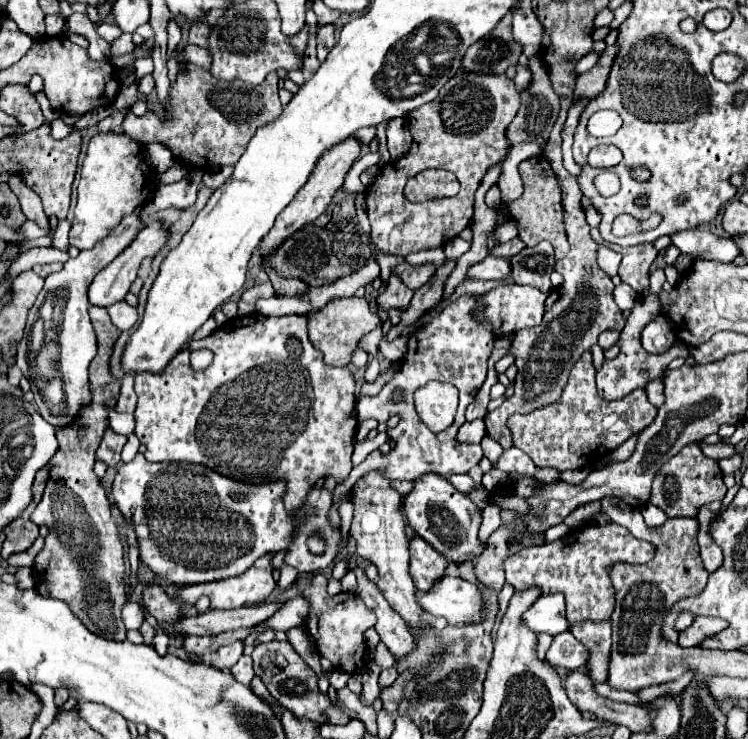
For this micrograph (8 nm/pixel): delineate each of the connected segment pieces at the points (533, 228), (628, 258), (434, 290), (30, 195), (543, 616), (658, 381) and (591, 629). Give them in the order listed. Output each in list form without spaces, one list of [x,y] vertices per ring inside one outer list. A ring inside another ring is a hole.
[[[534,156],[520,162],[520,176],[524,182],[524,194],[510,204],[508,214],[512,220],[520,224],[518,238],[526,242],[526,246],[536,246],[542,240],[548,240],[556,250],[556,260],[562,260],[570,252],[570,244],[564,230],[564,208],[562,208],[562,188],[558,178],[546,156]]]
[[[652,243],[640,244],[640,246],[630,246],[630,248],[620,248],[616,244],[606,244],[608,248],[616,250],[622,254],[622,264],[620,264],[620,280],[628,286],[632,286],[642,298],[650,294],[650,276],[648,270],[658,255],[658,251]]]
[[[446,260],[436,270],[436,274],[430,278],[430,282],[426,282],[420,290],[416,290],[410,306],[406,308],[406,312],[402,312],[402,322],[388,332],[388,338],[398,338],[402,334],[404,326],[418,322],[426,310],[430,310],[432,306],[436,306],[436,302],[440,302],[440,298],[444,294],[444,284],[446,284],[450,272],[454,270],[454,266],[456,266],[456,260]]]
[[[12,176],[12,178],[8,180],[8,186],[10,186],[10,190],[18,196],[20,206],[22,206],[22,212],[26,214],[26,218],[28,218],[28,220],[34,220],[40,228],[52,230],[50,220],[48,220],[48,216],[44,214],[44,210],[42,210],[42,206],[40,206],[38,194],[32,192],[32,190],[24,184],[24,180],[22,180],[20,176]]]
[[[544,594],[540,596],[532,610],[524,614],[524,624],[532,628],[532,632],[540,634],[560,634],[568,632],[568,620],[566,620],[566,606],[564,606],[564,594]]]
[[[654,378],[652,382],[648,382],[646,384],[646,394],[648,394],[648,400],[654,406],[662,406],[664,404],[664,384],[662,384],[662,378]]]
[[[584,620],[570,626],[570,632],[588,648],[590,660],[588,660],[588,676],[600,684],[608,678],[608,658],[610,658],[610,626],[612,620],[592,622]]]

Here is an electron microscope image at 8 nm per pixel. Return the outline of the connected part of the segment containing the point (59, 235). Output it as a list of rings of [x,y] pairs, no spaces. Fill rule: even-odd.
[[[60,220],[56,230],[52,232],[52,246],[60,250],[68,250],[68,232],[70,232],[70,220]]]

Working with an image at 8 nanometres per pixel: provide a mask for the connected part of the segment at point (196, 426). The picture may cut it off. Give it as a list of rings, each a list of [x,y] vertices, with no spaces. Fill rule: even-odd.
[[[238,316],[214,330],[208,338],[196,340],[188,350],[178,352],[160,374],[136,374],[134,390],[138,394],[138,406],[134,412],[134,434],[146,446],[144,456],[150,462],[176,460],[204,464],[220,470],[220,474],[252,484],[286,480],[284,504],[288,510],[304,502],[318,478],[334,476],[342,482],[352,470],[350,458],[358,428],[354,376],[348,368],[324,366],[322,352],[308,340],[306,324],[306,316]],[[202,348],[212,350],[214,360],[206,370],[194,372],[190,352]]]

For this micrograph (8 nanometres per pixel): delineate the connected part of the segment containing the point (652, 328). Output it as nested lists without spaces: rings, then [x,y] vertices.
[[[662,314],[656,316],[644,330],[642,330],[642,348],[650,354],[662,354],[676,342],[676,332],[672,330],[672,322]]]

